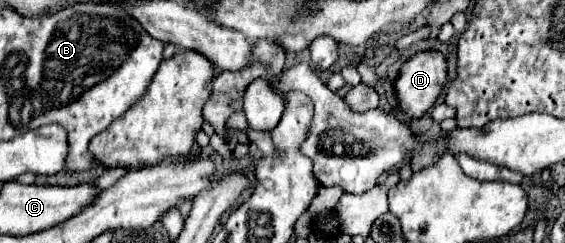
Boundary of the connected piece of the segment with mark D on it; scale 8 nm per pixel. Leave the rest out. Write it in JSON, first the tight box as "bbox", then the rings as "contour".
{"bbox":[394,52,446,118],"contour":[[[440,52],[414,54],[402,64],[394,82],[400,108],[410,118],[422,118],[436,104],[446,76],[446,58]]]}

